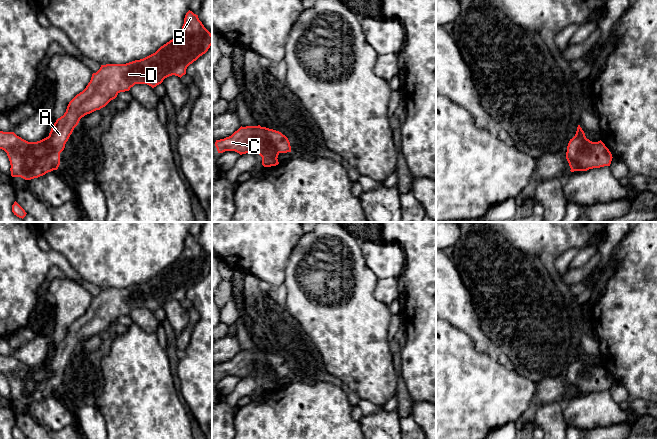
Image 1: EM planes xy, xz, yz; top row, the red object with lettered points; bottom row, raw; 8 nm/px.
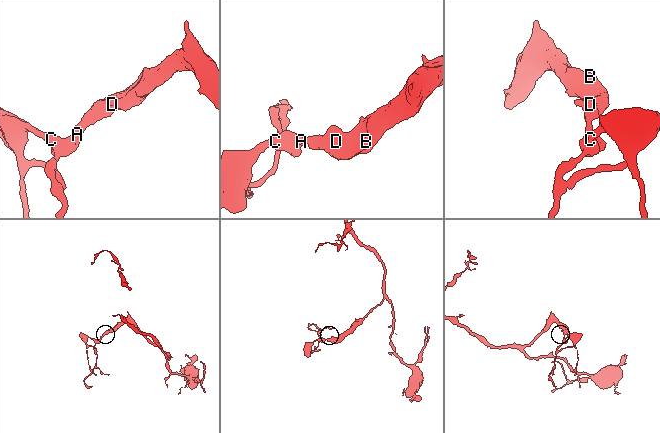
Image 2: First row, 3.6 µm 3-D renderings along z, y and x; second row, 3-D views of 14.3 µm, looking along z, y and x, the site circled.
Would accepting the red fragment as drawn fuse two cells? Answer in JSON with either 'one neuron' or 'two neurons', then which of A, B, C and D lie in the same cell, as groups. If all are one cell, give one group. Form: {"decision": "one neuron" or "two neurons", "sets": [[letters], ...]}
{"decision": "one neuron", "sets": [["A", "B", "C", "D"]]}

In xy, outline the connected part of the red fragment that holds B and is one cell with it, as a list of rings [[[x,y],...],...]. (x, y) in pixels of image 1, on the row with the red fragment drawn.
[[[189,10],[181,31],[155,53],[126,64],[101,65],[100,69],[92,74],[86,88],[69,102],[66,112],[56,120],[48,137],[37,142],[28,142],[14,132],[0,131],[0,149],[7,153],[11,176],[31,180],[57,170],[60,165],[60,153],[82,117],[105,107],[120,92],[129,91],[135,84],[147,84],[154,88],[169,76],[181,78],[186,74],[187,67],[205,54],[211,45],[212,34],[204,27],[198,15]]]

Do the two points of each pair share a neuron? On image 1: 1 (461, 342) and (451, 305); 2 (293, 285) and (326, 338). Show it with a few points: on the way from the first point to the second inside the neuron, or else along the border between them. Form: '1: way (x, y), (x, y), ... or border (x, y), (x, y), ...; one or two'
1: border (446, 320), (463, 331), (474, 344); two
2: way (305, 298), (326, 320), (326, 325); one

